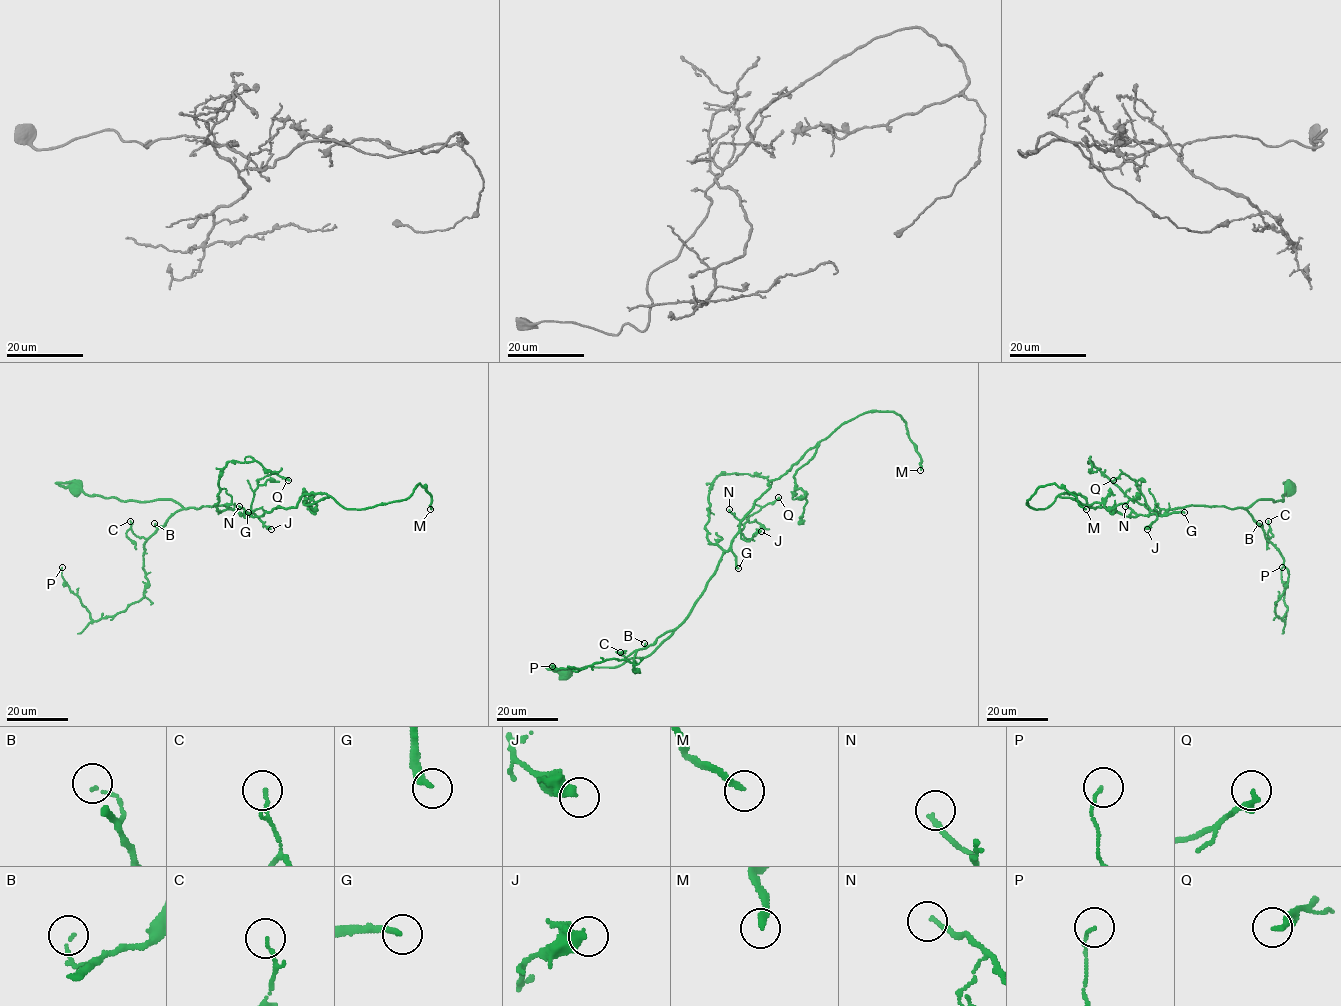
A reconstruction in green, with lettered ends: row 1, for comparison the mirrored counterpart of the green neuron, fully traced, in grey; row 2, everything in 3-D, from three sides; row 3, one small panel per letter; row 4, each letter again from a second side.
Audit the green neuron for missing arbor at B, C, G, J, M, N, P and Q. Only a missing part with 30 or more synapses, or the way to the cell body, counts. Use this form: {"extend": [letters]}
{"extend": ["G", "M"]}

